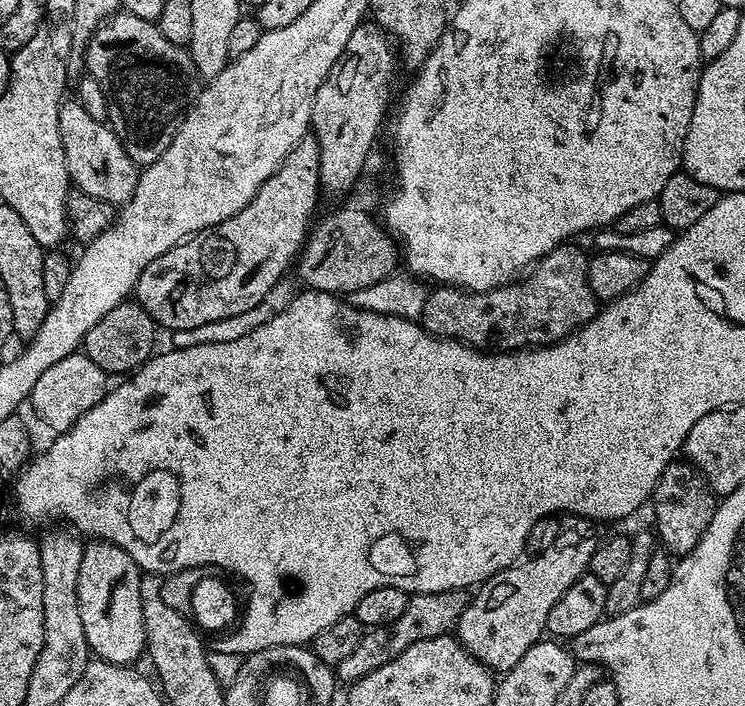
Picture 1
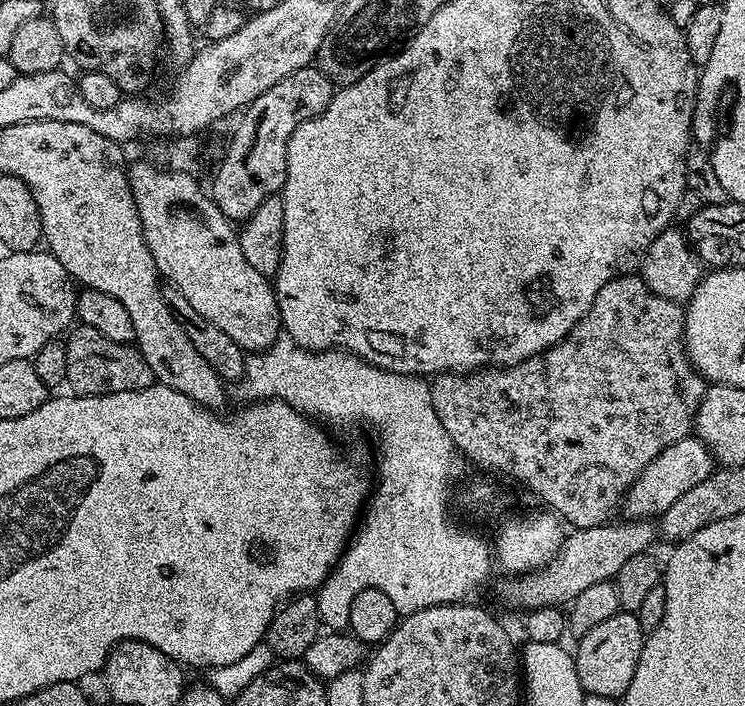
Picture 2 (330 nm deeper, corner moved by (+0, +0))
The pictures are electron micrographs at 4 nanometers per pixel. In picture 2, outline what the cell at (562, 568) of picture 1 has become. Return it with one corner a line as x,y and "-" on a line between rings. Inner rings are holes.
695,434
686,435
678,442
674,442
674,446
666,446
666,450
662,450
662,454
658,454
658,458
654,458
654,462
650,462
650,466
646,466
642,474
638,474
638,478
624,493
623,515
628,518
659,518
666,510
670,510
670,505
676,499
682,498
682,494
690,490
690,486
698,486
698,482
704,481
713,470
714,461
710,449

